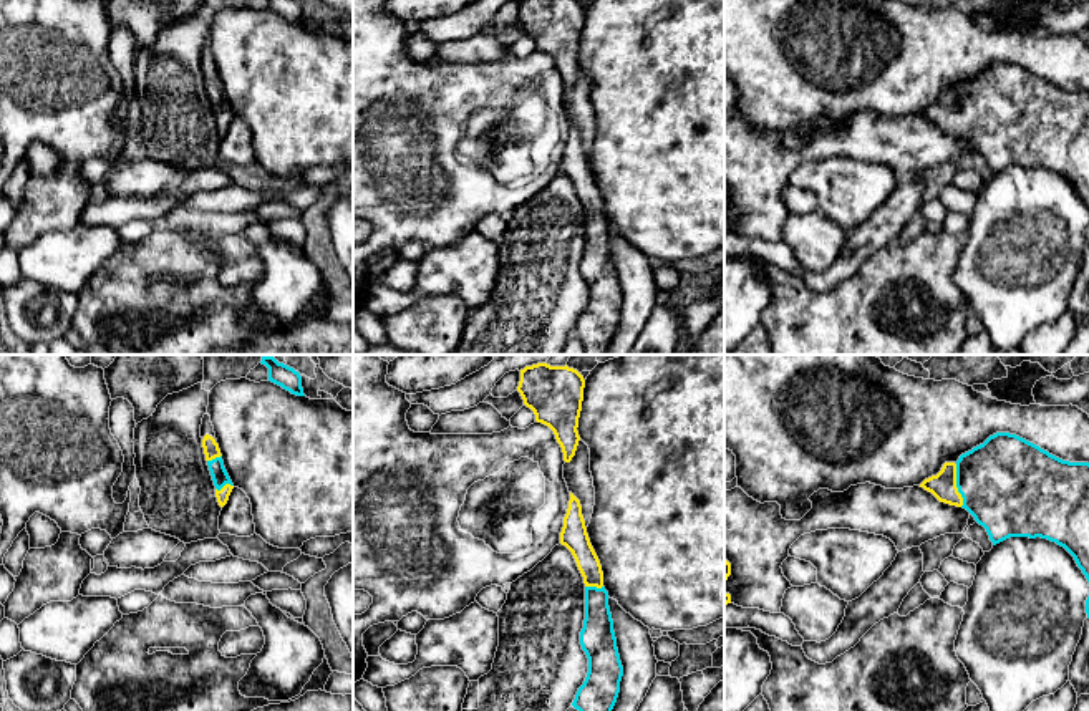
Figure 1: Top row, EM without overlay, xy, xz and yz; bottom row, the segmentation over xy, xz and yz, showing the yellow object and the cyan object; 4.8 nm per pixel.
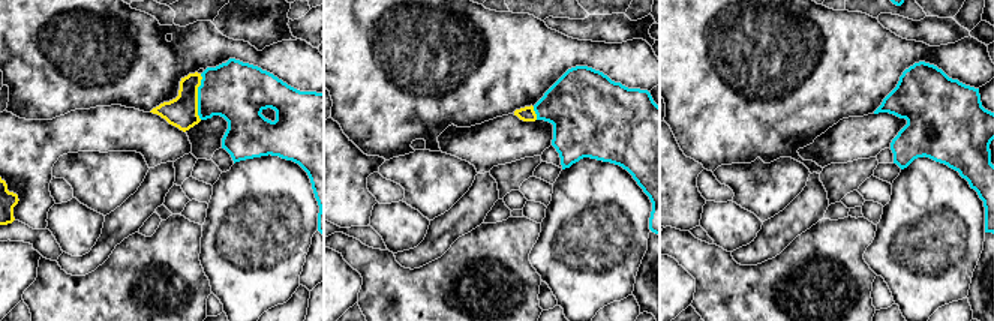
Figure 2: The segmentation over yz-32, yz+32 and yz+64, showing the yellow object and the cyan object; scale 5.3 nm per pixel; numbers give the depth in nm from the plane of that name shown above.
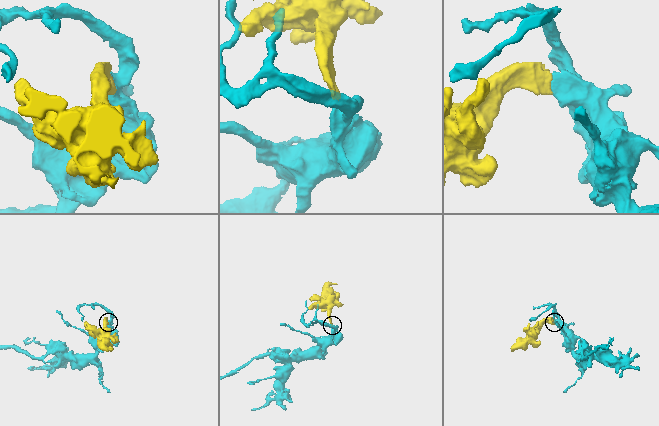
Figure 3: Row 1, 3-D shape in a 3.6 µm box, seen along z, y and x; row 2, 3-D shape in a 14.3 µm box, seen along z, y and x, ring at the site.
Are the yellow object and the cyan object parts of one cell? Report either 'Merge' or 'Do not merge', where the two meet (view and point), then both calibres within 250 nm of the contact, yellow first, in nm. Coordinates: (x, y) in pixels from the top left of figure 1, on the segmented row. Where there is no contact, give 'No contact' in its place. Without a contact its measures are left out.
Merge. Touches yellow at yz (955, 486). Thickness 130 nm (yellow) against 460 nm

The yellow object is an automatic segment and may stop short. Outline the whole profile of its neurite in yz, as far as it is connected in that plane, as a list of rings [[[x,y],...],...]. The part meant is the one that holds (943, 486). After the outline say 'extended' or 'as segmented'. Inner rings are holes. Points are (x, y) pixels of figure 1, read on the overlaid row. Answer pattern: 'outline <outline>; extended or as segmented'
outline [[[996,433],[990,436],[983,444],[973,447],[971,451],[960,456],[956,462],[945,462],[937,476],[925,479],[920,487],[932,492],[940,502],[966,509],[975,520],[983,525],[990,535],[993,545],[1009,539],[1009,537],[1029,537],[1029,539],[1048,539],[1064,547],[1076,560],[1077,567],[1082,570],[1089,582],[1089,462],[1069,462],[1062,461],[1039,446],[1009,433]]]; extended

